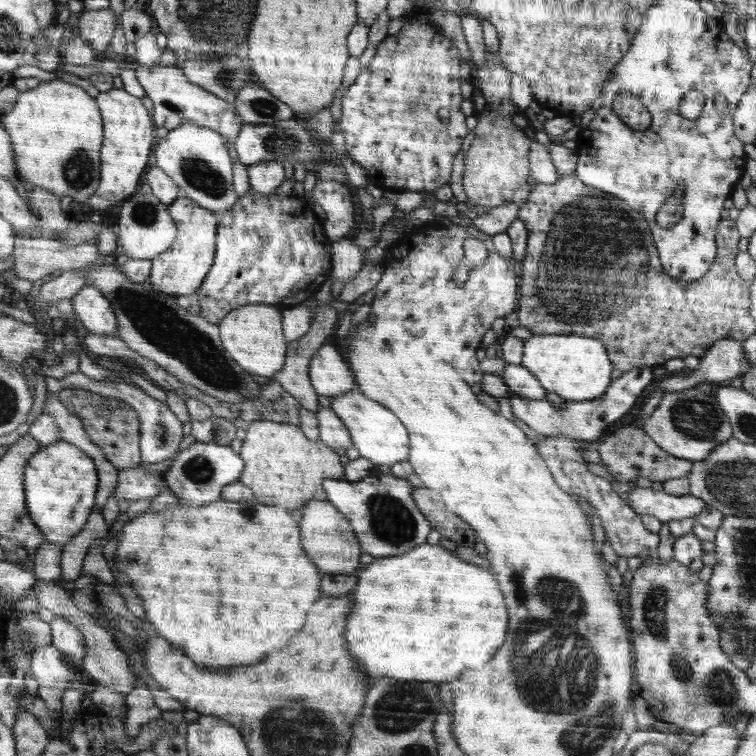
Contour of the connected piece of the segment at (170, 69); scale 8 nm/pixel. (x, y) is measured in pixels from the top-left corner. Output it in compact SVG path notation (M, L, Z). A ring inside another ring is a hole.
M156 65L155 67L140 67L137 70L140 82L146 88L148 97L154 102L154 122L158 126L172 130L184 123L196 123L198 126L214 129L221 133L225 144L232 144L237 139L240 130L240 114L237 108L217 94L210 94L208 89L194 84L186 77L184 70L179 66Z

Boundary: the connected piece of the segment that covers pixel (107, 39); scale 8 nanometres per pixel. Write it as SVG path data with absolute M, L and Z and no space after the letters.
M92 10L84 12L76 20L78 34L93 44L95 49L105 54L111 52L111 46L118 28L118 20L114 10Z

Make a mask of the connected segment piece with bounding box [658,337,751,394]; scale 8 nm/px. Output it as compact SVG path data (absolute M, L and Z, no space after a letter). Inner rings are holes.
M727 337L726 339L718 340L712 347L706 351L706 355L700 358L700 365L697 370L692 370L692 374L684 380L662 380L660 382L660 390L662 394L667 392L678 392L684 389L690 389L696 386L707 387L711 381L732 380L736 376L742 376L746 371L751 370L751 364L746 363L747 355L742 349L742 342Z

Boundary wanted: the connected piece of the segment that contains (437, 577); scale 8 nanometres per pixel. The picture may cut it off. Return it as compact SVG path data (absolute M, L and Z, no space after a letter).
M426 542L405 555L374 558L370 566L366 564L358 574L358 592L354 588L352 596L354 612L350 614L346 638L350 640L350 655L358 659L360 671L372 681L390 677L456 685L454 680L466 668L480 668L490 662L506 640L508 612L494 576L486 568L458 560L440 545Z

